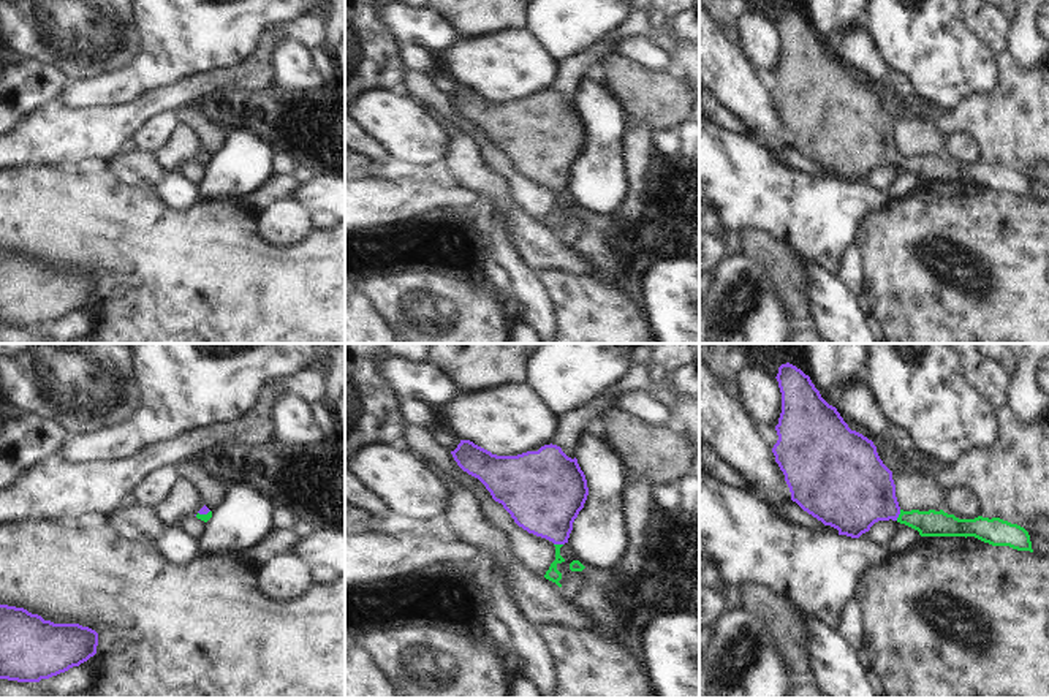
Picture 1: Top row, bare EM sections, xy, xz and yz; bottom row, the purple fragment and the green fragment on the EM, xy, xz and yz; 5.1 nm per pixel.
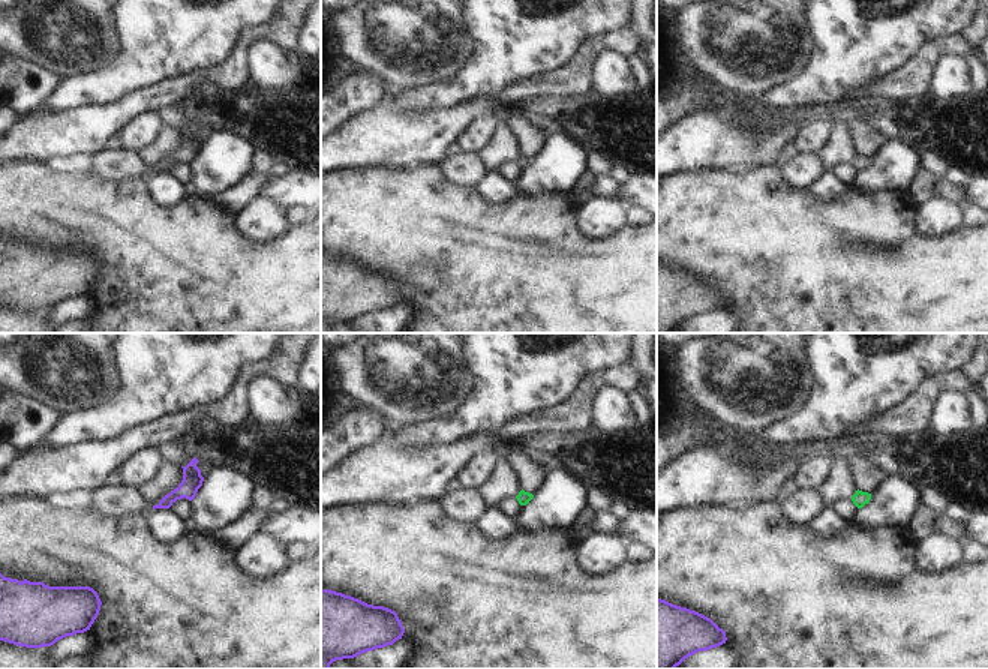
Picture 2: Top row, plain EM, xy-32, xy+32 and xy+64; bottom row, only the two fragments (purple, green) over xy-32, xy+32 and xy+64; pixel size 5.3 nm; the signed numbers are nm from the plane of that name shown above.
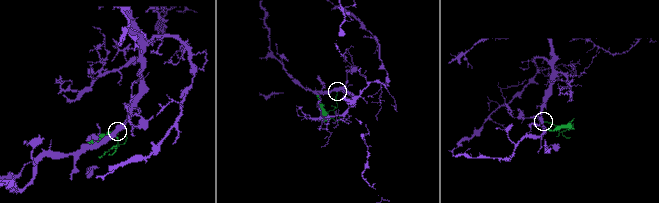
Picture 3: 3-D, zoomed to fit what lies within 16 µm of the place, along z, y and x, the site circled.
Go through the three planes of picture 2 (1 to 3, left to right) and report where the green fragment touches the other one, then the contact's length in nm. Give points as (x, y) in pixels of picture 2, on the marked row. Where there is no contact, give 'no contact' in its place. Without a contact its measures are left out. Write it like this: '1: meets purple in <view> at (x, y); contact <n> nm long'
1: no contact
2: no contact
3: no contact

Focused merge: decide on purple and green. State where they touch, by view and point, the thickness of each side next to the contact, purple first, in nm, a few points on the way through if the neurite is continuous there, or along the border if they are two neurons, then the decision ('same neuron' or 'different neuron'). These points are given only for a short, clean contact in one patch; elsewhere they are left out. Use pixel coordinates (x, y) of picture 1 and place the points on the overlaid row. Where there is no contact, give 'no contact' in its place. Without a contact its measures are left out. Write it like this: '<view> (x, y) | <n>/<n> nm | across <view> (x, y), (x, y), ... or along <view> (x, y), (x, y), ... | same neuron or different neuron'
yz (899, 513) | 380/130 nm | across yz (856, 489), (899, 513), (931, 523) | same neuron

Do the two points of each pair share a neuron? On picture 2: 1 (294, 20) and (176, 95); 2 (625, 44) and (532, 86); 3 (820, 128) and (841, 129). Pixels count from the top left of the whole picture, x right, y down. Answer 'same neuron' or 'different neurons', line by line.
1: same neuron
2: same neuron
3: different neurons

